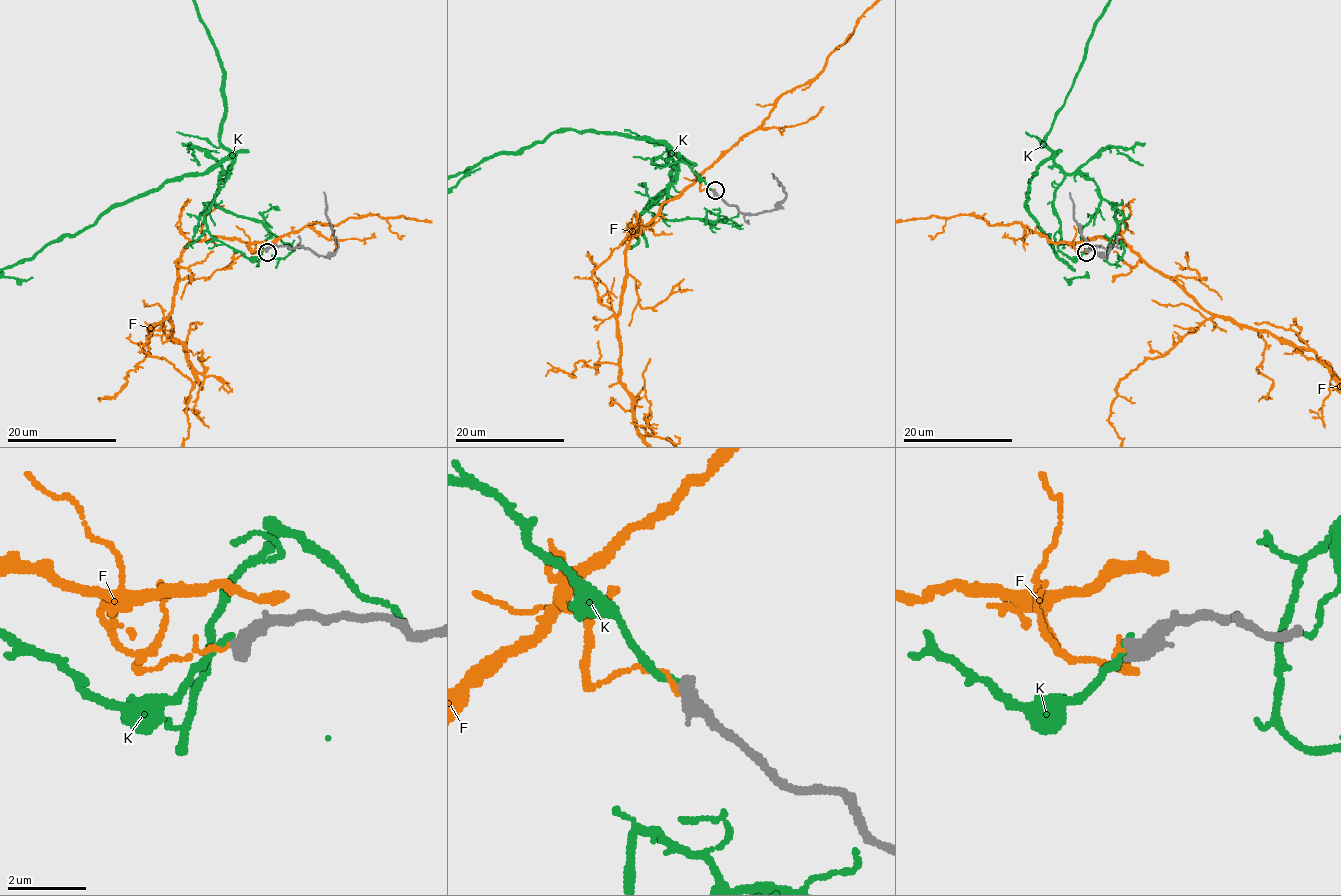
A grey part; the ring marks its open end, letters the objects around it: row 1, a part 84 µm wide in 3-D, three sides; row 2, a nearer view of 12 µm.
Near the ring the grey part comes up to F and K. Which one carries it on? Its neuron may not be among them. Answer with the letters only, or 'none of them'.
none of them

